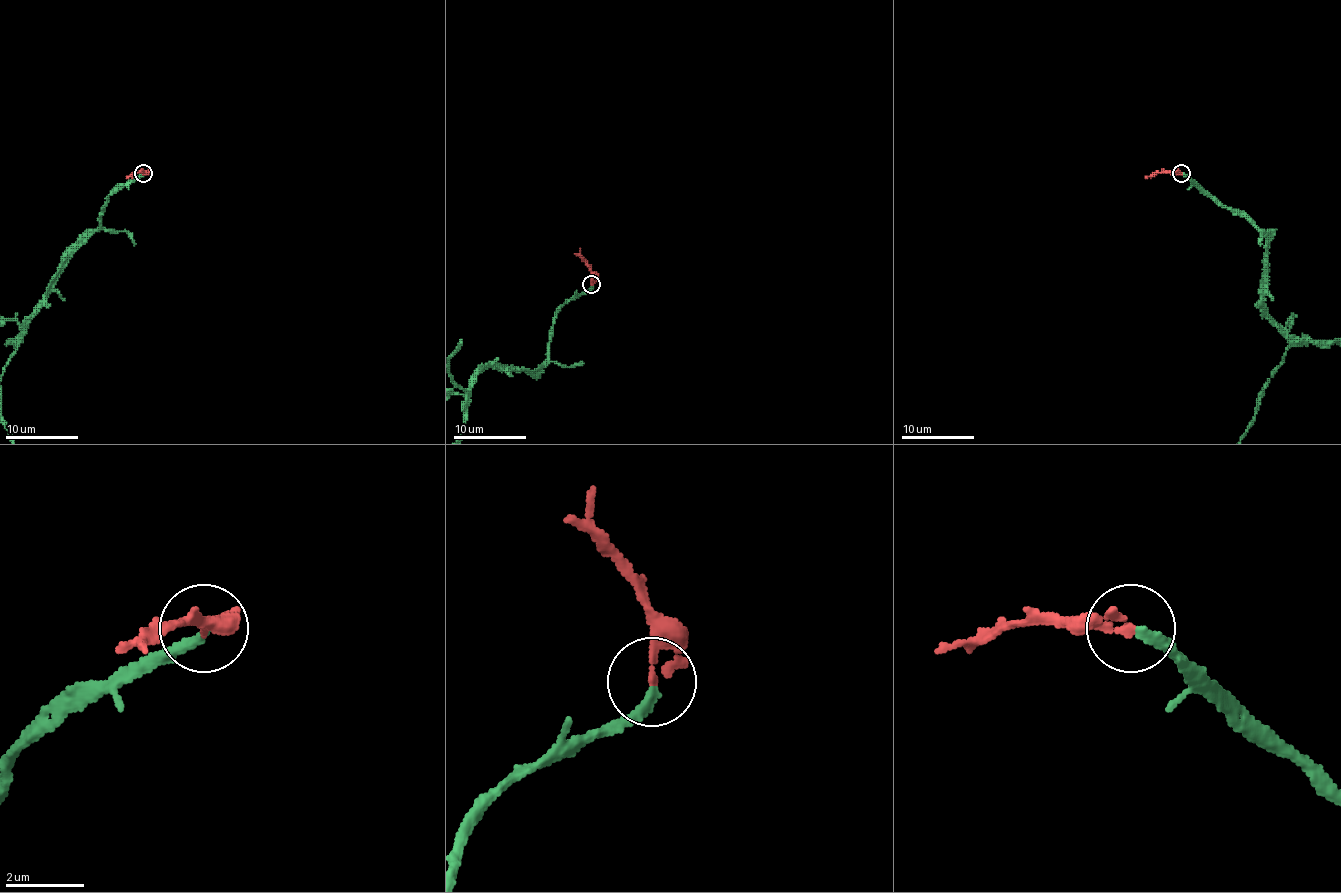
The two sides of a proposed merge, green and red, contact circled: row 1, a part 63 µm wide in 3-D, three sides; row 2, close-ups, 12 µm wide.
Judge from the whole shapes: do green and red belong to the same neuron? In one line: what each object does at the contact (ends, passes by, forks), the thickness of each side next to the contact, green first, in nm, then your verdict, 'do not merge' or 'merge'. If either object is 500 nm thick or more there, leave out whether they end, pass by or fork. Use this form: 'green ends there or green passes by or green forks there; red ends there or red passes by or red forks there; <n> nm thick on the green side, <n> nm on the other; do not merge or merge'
green ends there; red ends there; 240 nm thick on the green side, 220 nm on the other; merge

